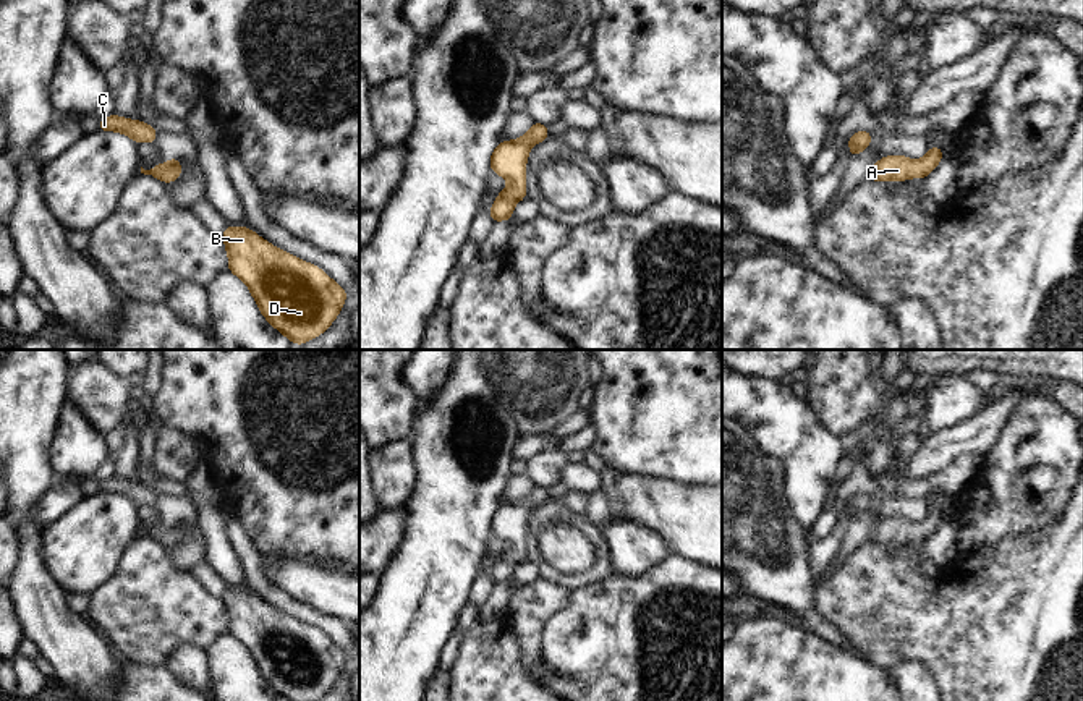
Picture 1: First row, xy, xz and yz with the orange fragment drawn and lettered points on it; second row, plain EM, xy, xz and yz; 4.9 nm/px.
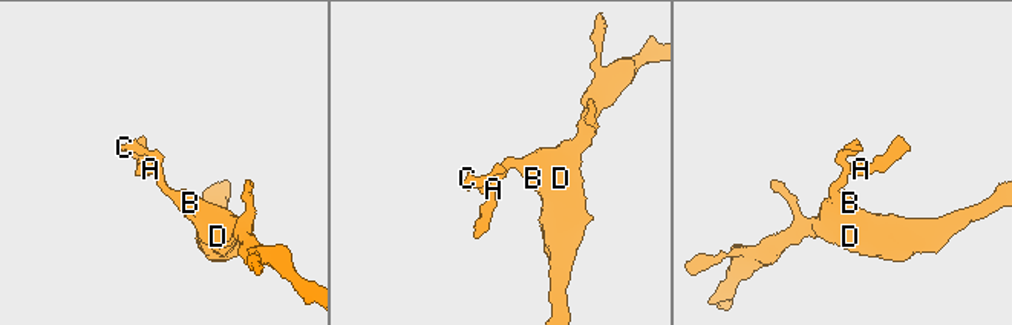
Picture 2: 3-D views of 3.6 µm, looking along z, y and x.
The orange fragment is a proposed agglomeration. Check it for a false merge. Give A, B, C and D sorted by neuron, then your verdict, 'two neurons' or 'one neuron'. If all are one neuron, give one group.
groups A B C D; one neuron

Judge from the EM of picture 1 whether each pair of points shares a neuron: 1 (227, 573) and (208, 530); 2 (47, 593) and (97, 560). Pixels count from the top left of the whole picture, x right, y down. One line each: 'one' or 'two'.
1: one
2: two

